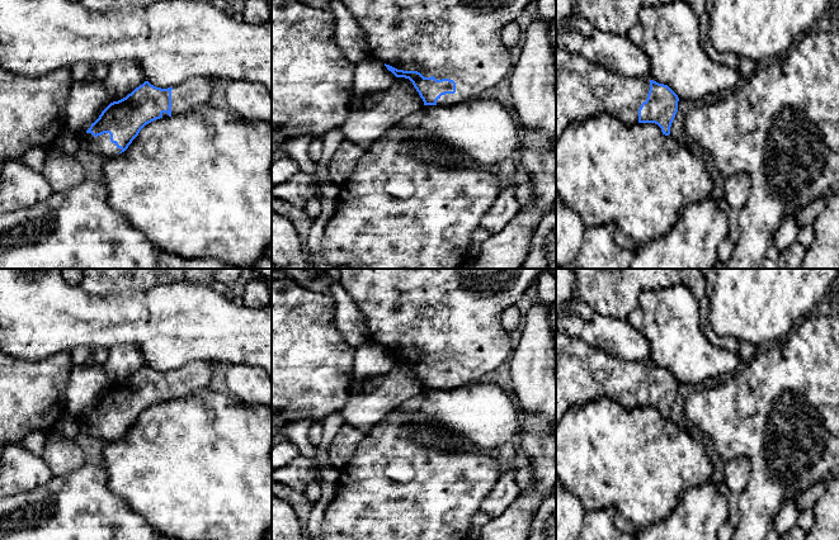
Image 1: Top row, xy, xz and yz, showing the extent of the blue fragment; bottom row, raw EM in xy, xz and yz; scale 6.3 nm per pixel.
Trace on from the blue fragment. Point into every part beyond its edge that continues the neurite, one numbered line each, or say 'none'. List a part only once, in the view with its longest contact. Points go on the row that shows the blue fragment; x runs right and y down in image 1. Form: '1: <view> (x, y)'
1: xz (458, 39)

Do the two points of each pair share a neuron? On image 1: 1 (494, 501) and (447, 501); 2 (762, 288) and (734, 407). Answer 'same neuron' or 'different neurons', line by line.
1: different neurons
2: different neurons

